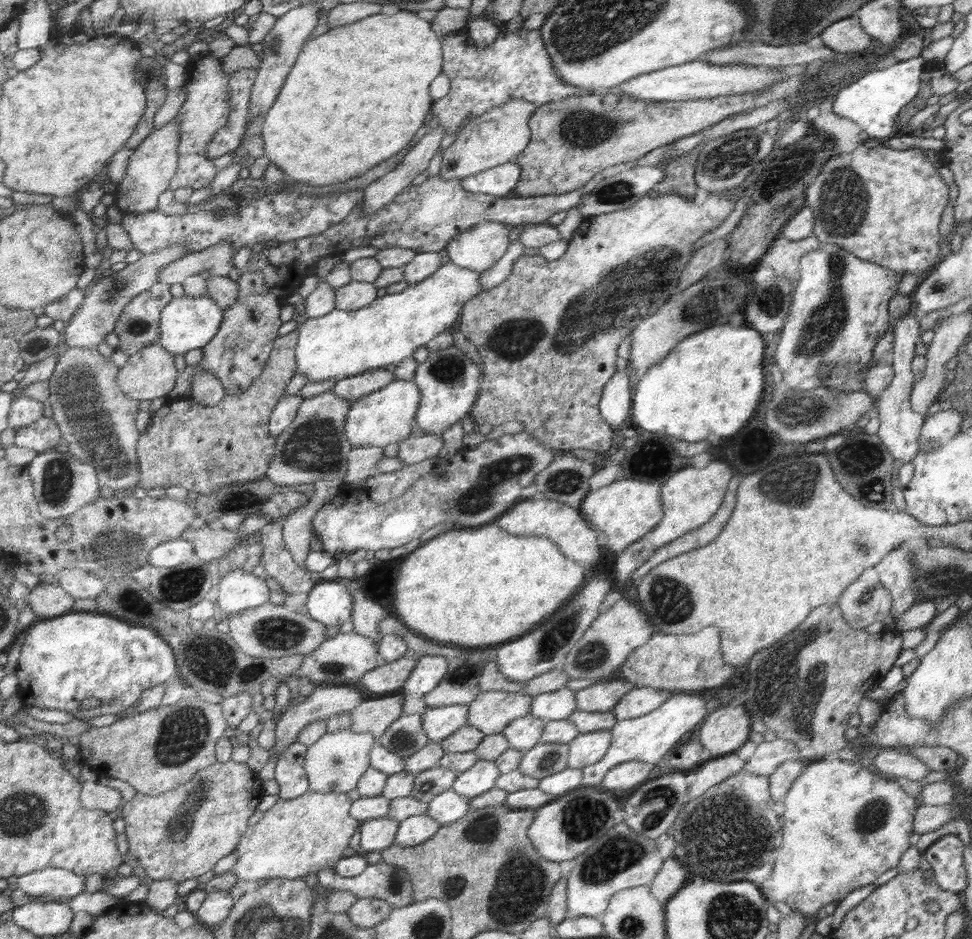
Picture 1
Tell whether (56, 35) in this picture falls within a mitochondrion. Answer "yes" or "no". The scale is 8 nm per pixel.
no

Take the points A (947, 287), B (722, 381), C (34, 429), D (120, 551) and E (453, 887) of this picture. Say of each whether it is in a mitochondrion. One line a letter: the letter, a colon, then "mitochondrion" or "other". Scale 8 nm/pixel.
A: mitochondrion
B: other
C: other
D: mitochondrion
E: mitochondrion

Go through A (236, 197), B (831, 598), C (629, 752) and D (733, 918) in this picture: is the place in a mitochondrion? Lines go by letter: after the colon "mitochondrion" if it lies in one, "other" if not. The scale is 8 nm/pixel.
A: other
B: other
C: other
D: mitochondrion

